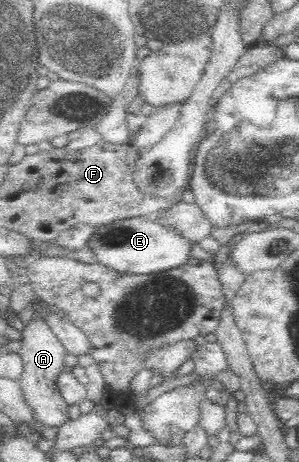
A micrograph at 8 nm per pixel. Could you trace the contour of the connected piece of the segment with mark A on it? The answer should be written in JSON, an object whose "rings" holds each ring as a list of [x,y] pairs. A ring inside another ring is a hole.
{"rings":[[[35,297],[33,301],[34,314],[32,319],[26,323],[22,337],[22,348],[17,352],[23,359],[23,372],[18,379],[21,390],[25,395],[26,401],[30,407],[37,411],[37,417],[41,417],[41,422],[45,426],[61,426],[69,420],[67,416],[68,404],[62,397],[62,392],[58,389],[58,378],[62,372],[68,370],[68,366],[64,362],[66,359],[66,349],[56,332],[52,330],[50,320],[68,320],[67,313],[58,307],[55,303],[44,301],[39,297]]]}

